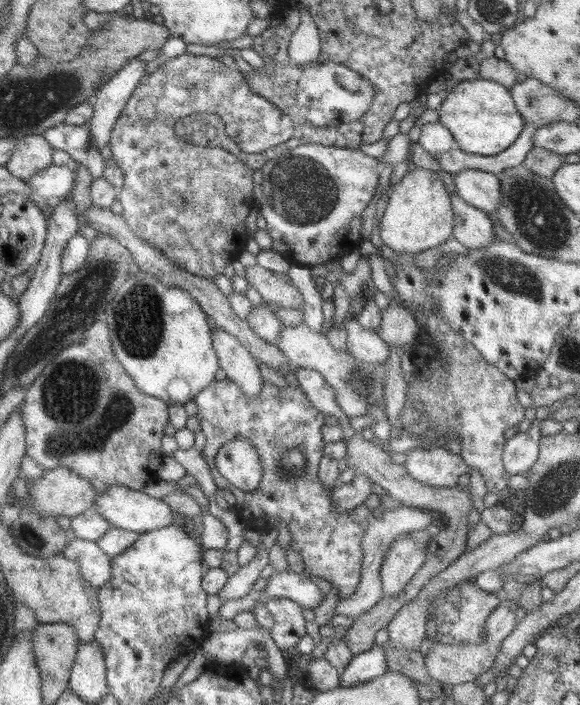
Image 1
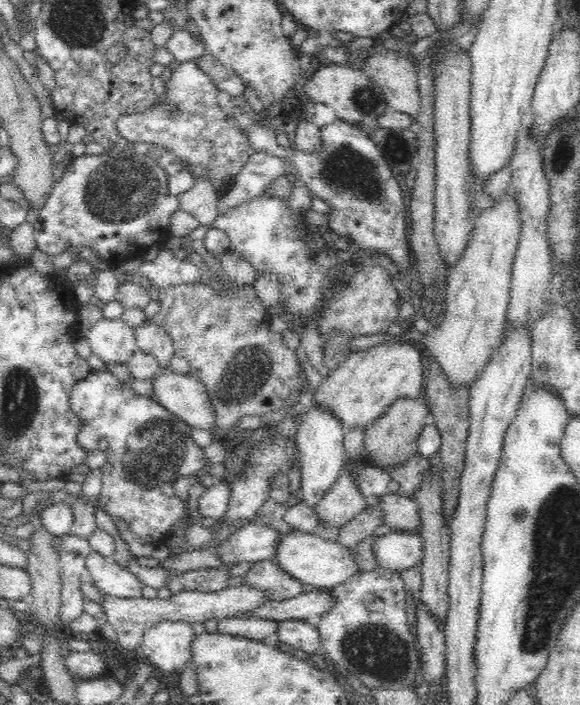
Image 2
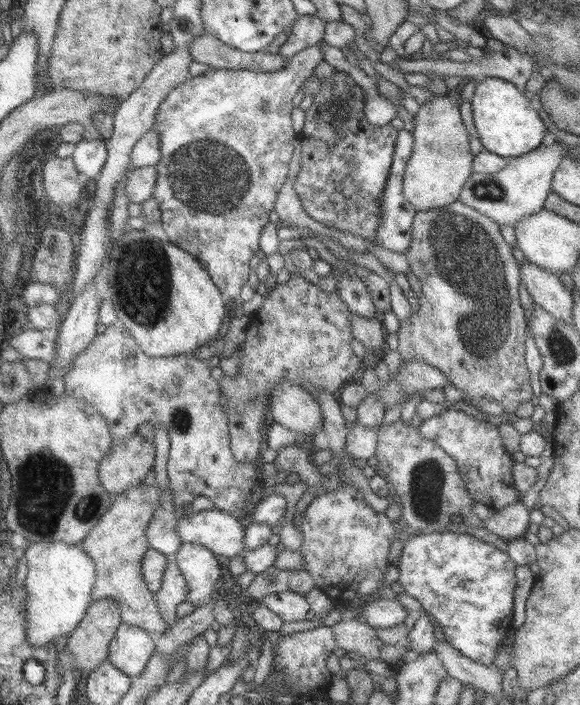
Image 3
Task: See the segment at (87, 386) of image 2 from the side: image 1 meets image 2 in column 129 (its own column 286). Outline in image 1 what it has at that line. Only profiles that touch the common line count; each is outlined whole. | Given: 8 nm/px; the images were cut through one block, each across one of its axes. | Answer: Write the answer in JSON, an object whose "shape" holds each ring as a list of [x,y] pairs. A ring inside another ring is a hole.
{"shape":[[[213,379],[201,392],[197,392],[192,398],[199,419],[198,430],[201,430],[205,437],[205,446],[201,450],[201,457],[207,468],[211,473],[211,478],[215,487],[225,488],[231,495],[235,497],[233,509],[238,520],[245,526],[252,530],[263,532],[265,529],[275,529],[278,524],[283,524],[291,534],[290,545],[303,561],[303,571],[307,577],[315,576],[321,578],[325,582],[329,582],[337,590],[337,598],[347,598],[357,587],[359,583],[359,575],[362,551],[360,548],[361,535],[365,529],[365,521],[357,524],[349,517],[349,512],[337,512],[337,508],[330,502],[330,490],[320,486],[317,481],[316,473],[323,449],[323,442],[319,432],[319,427],[325,423],[324,415],[320,414],[311,404],[307,404],[306,396],[301,392],[299,387],[291,387],[289,385],[285,388],[278,388],[275,385],[264,384],[261,389],[257,391],[255,397],[247,397],[245,393],[227,379],[223,380]],[[249,400],[255,400],[261,406],[249,406]],[[235,438],[245,438],[256,449],[257,456],[259,456],[259,463],[261,464],[262,476],[257,488],[250,492],[242,492],[237,488],[231,487],[214,468],[214,457],[217,450]]]}

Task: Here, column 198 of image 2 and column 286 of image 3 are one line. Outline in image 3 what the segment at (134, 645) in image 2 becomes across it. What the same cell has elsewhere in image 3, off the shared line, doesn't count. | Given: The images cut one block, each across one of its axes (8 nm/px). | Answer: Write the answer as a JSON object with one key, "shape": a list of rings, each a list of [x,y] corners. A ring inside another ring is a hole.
{"shape":[[[294,592],[266,594],[260,599],[260,604],[276,614],[282,622],[304,620],[308,611],[308,604],[303,595]]]}

